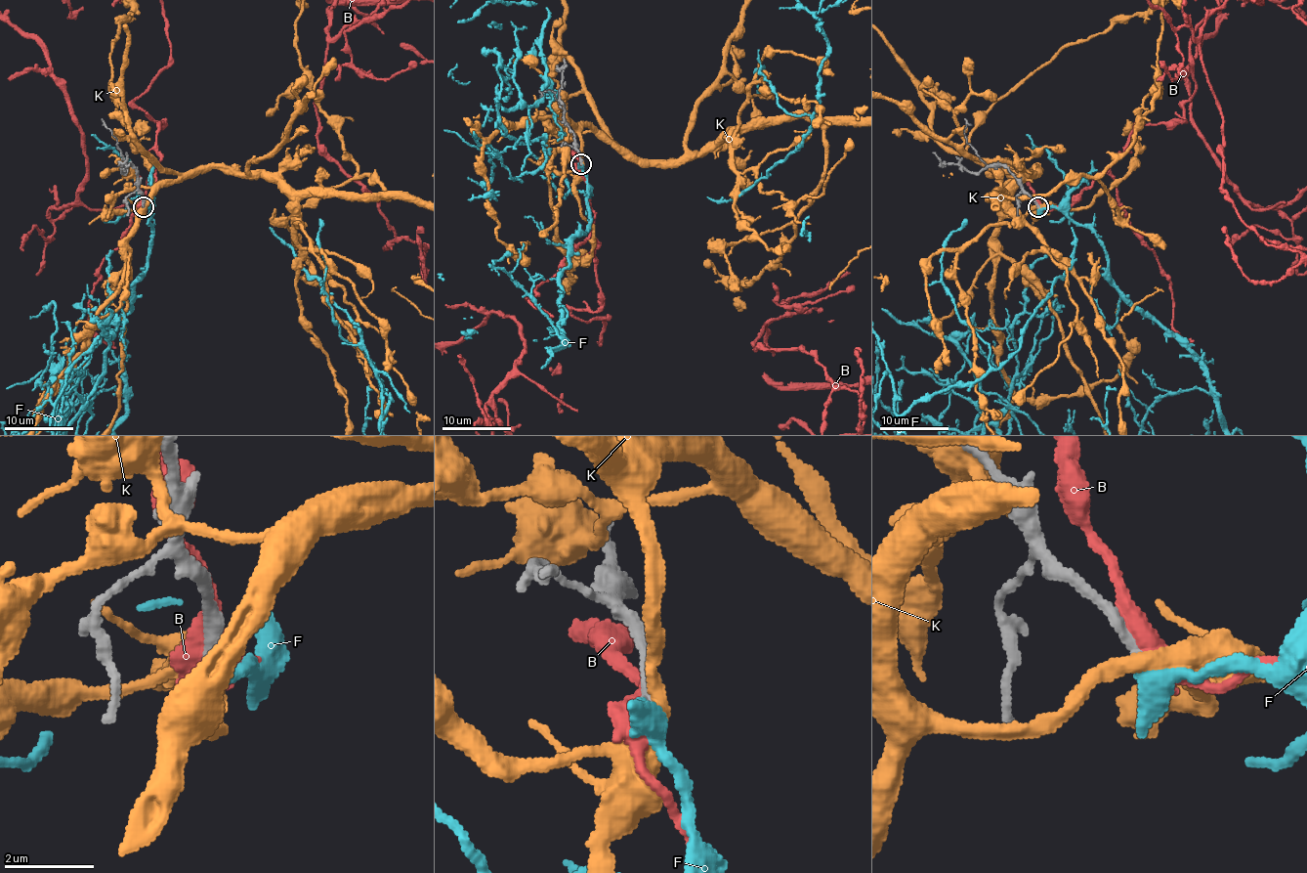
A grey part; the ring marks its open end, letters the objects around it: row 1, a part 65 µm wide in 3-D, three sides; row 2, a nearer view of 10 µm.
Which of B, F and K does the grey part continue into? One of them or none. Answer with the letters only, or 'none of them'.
F

